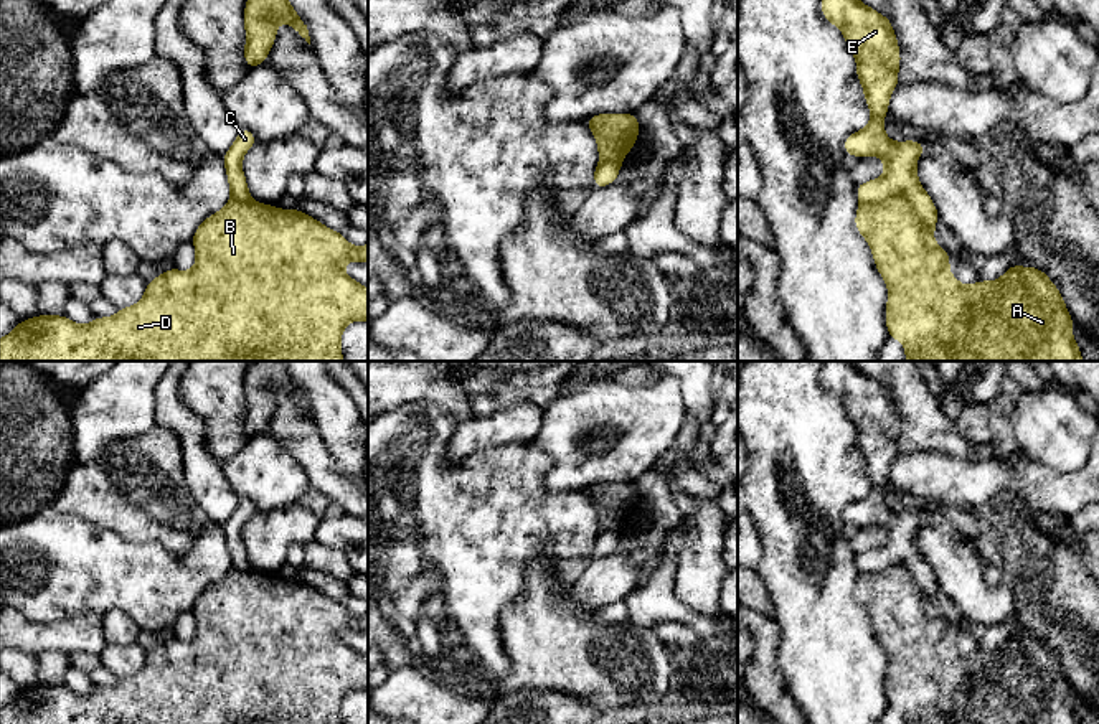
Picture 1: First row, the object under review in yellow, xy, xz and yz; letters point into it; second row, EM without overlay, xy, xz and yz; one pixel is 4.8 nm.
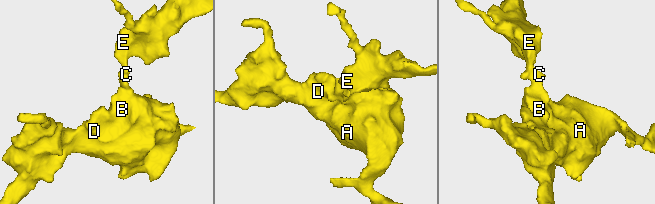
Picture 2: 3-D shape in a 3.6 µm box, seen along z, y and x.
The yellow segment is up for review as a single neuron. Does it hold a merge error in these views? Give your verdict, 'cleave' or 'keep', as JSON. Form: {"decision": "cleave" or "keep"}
{"decision": "cleave"}

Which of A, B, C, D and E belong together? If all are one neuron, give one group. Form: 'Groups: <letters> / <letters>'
Groups: A B D / C E

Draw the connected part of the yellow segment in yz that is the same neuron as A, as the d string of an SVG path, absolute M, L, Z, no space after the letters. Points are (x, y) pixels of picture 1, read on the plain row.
M903 566L861 572L855 595L868 610L876 640L888 653L888 704L904 714L906 724L1081 724L1071 703L1074 689L1058 656L1041 638L1010 635L995 651L979 648L974 655L964 656L949 643L949 622L926 604L916 581Z

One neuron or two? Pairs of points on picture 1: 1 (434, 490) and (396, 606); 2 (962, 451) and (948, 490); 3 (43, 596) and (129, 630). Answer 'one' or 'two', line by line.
1: one
2: two
3: two

